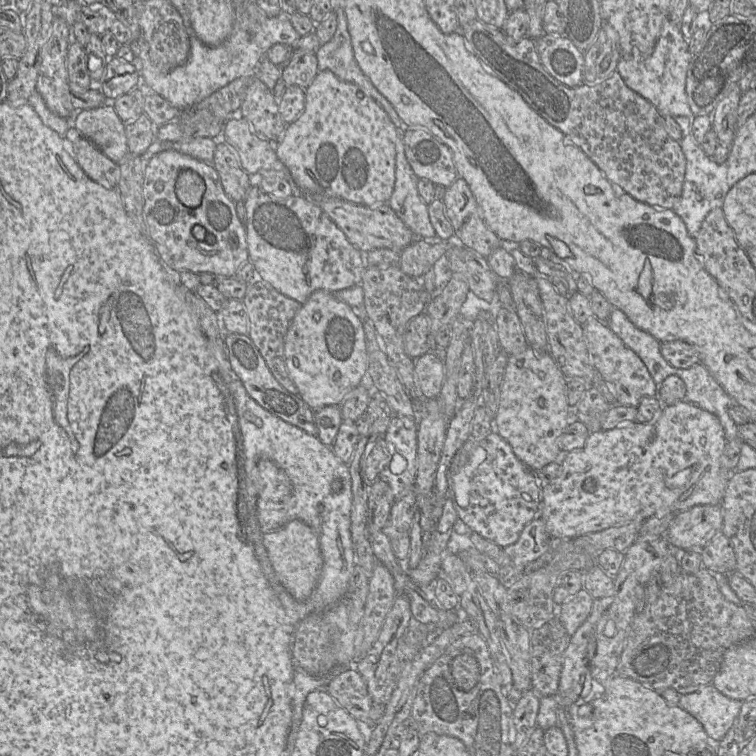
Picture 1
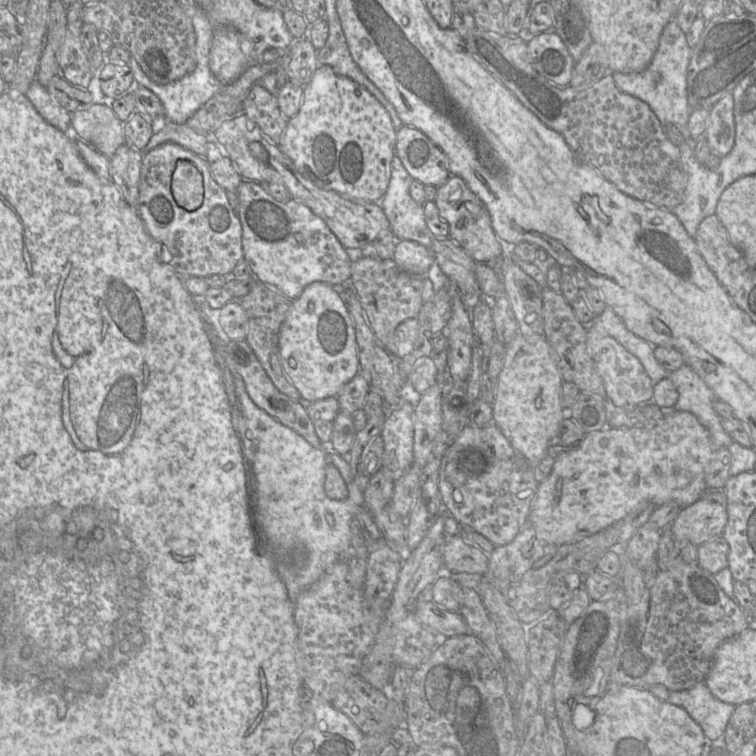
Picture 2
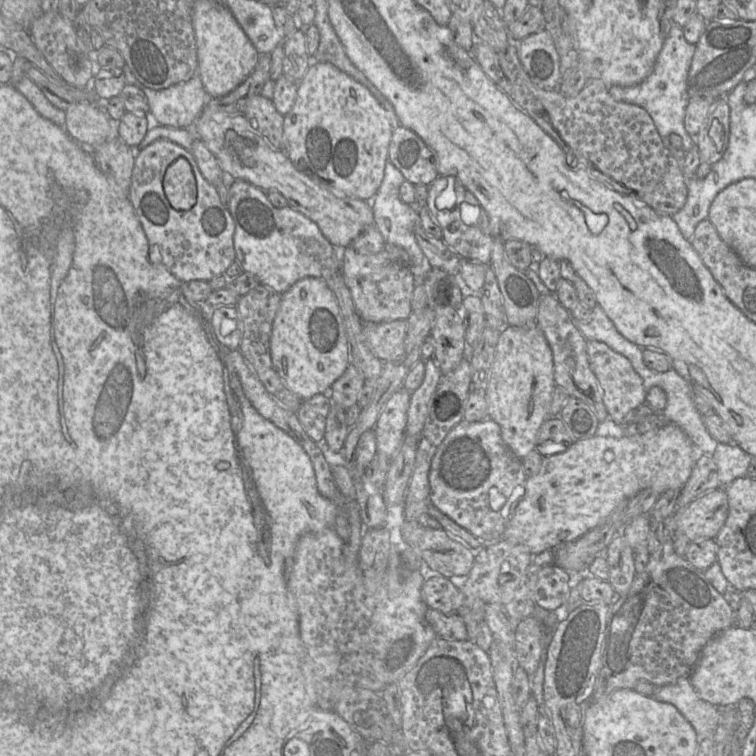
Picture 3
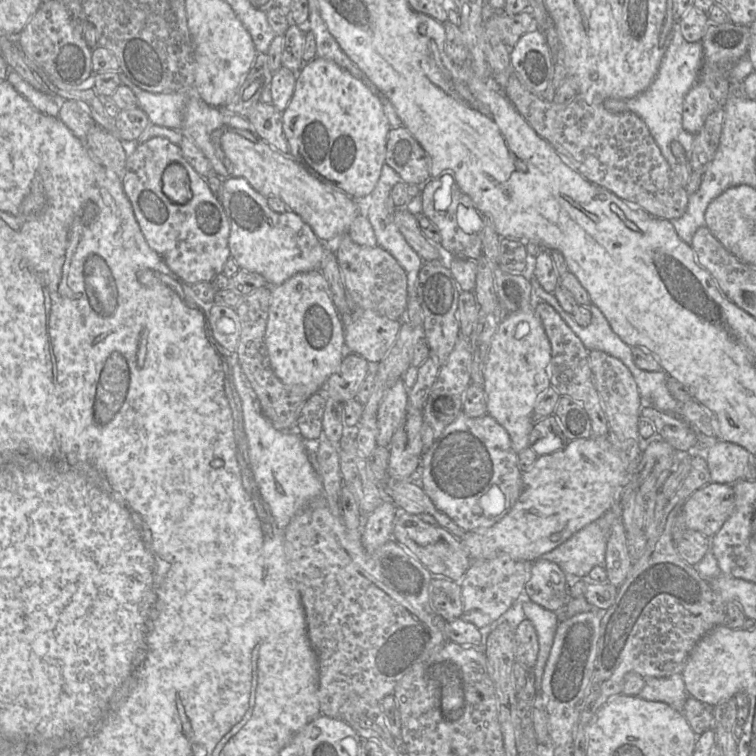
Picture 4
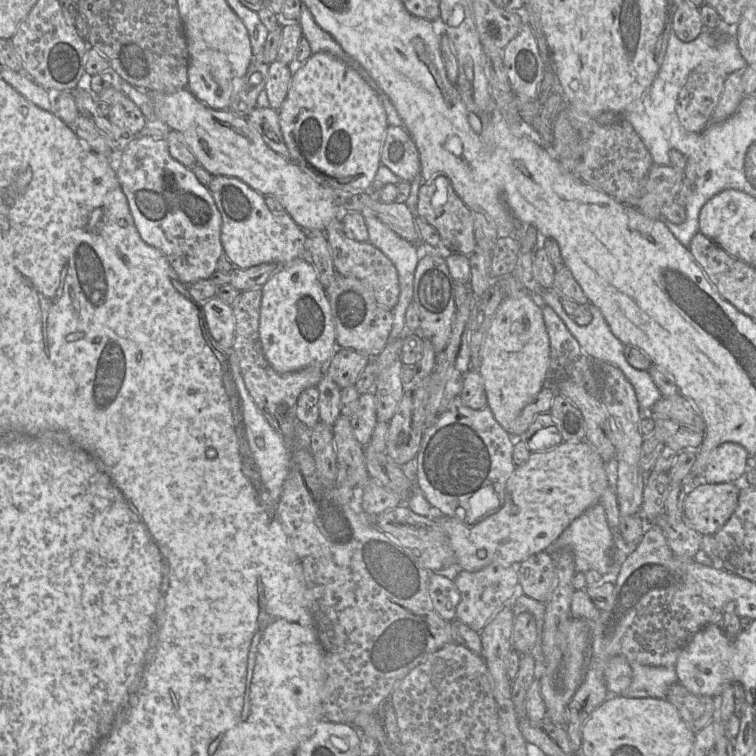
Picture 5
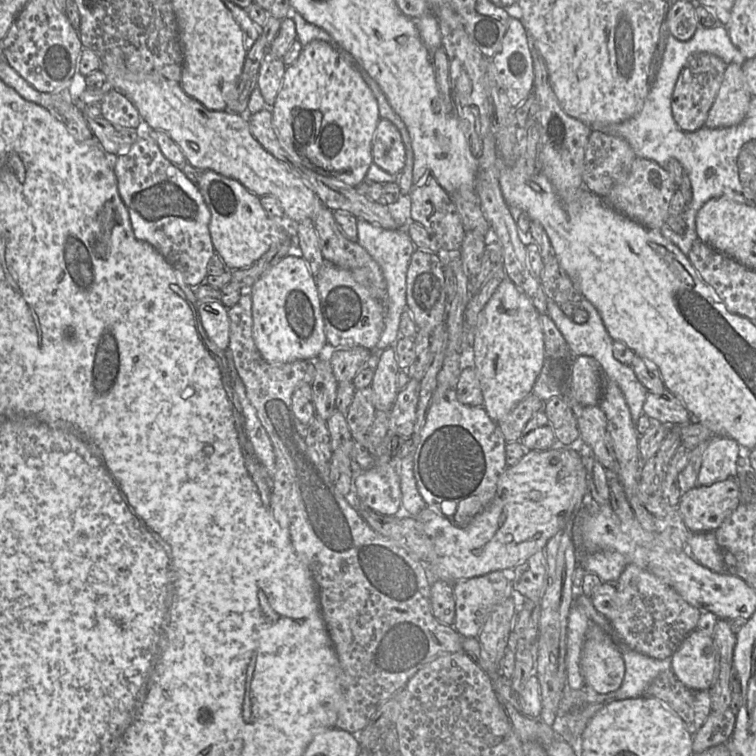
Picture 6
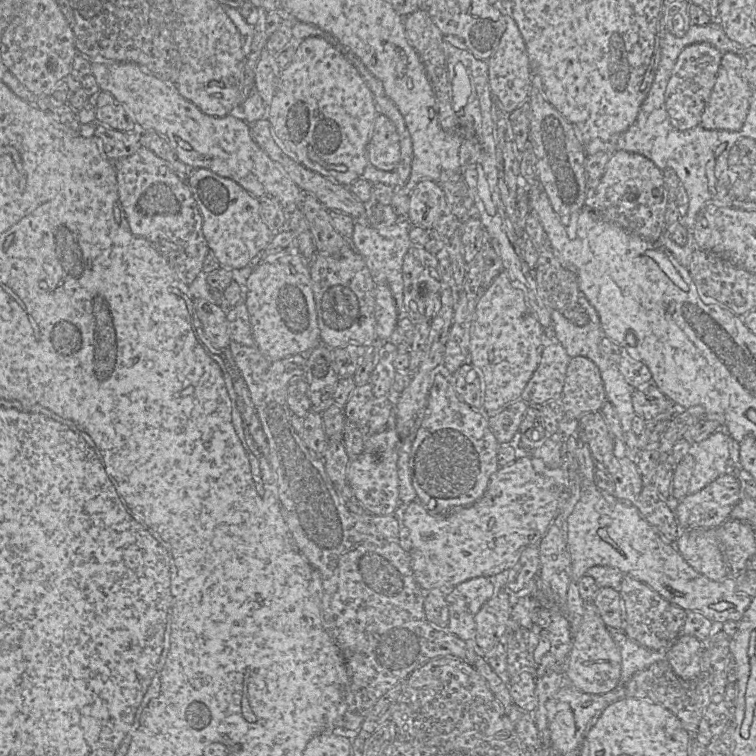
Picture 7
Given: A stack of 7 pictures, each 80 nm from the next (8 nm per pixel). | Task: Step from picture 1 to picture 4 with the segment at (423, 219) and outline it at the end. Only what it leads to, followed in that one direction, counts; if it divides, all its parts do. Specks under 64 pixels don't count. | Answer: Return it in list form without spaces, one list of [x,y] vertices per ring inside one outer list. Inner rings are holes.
[[[384,164],[379,180],[373,191],[357,201],[360,214],[367,217],[370,221],[377,240],[377,245],[389,252],[404,269],[407,275],[407,291],[409,296],[417,296],[416,281],[424,260],[409,245],[394,223],[394,213],[397,207],[391,199],[391,190],[397,183],[403,182],[401,177],[388,164]]]

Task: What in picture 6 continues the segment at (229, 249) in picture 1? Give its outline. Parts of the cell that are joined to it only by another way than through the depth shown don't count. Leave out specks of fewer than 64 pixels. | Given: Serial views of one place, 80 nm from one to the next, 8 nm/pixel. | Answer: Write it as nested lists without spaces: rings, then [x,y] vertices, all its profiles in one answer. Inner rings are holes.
[[[143,135],[130,148],[117,156],[114,173],[117,178],[119,195],[127,209],[130,229],[140,240],[159,253],[177,272],[187,286],[197,286],[205,281],[207,266],[215,254],[209,231],[210,211],[199,188],[193,184],[175,164],[161,152],[157,143]]]

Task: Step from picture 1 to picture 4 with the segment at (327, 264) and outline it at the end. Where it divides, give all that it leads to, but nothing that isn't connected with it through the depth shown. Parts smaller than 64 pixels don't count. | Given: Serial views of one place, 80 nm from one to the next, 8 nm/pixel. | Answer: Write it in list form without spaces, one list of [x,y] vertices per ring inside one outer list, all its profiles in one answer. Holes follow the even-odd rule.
[[[241,177],[223,179],[217,198],[230,222],[228,245],[231,257],[240,269],[261,274],[270,287],[284,283],[297,273],[319,270],[326,244],[315,235],[311,227],[298,214],[291,210],[283,213],[273,211],[268,205],[267,198]]]

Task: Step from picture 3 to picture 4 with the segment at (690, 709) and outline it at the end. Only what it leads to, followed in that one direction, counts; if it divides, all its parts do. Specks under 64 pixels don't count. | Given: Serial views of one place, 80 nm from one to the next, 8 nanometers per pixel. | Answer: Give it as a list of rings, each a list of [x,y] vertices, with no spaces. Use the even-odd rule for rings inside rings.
[[[673,674],[669,677],[643,677],[645,686],[639,697],[645,700],[665,702],[682,713],[684,704],[689,695],[682,674]]]

